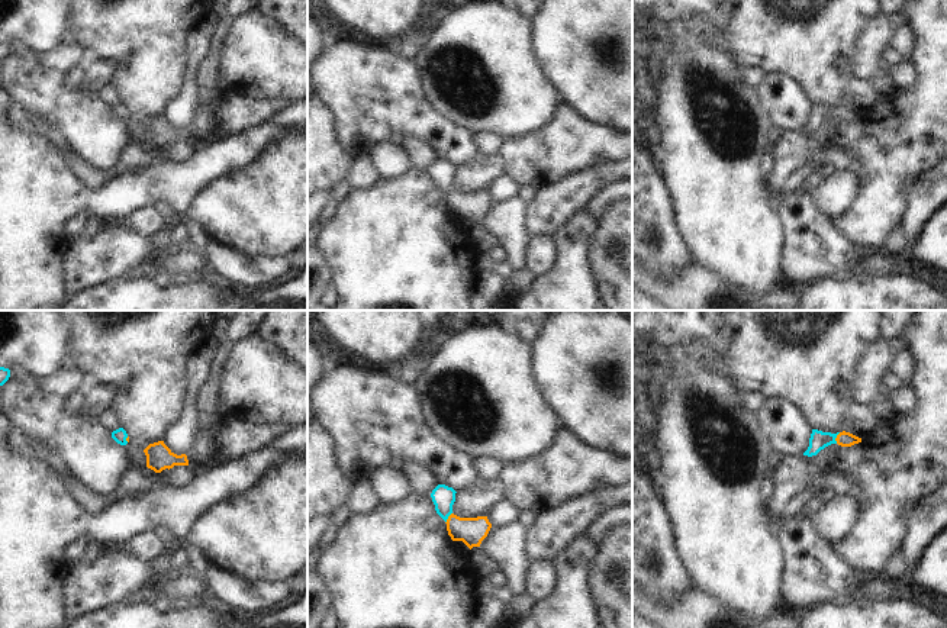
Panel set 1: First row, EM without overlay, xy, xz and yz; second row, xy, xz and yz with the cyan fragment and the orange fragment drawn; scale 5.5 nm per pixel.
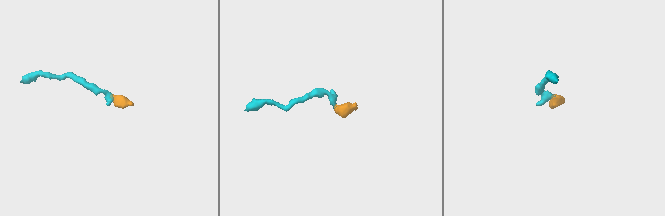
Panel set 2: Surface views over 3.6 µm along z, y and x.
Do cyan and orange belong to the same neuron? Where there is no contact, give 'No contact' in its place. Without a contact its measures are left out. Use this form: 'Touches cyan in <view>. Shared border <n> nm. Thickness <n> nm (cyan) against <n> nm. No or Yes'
Touches cyan in yz. Shared border 70 nm. Thickness 100 nm (cyan) against 80 nm. Yes

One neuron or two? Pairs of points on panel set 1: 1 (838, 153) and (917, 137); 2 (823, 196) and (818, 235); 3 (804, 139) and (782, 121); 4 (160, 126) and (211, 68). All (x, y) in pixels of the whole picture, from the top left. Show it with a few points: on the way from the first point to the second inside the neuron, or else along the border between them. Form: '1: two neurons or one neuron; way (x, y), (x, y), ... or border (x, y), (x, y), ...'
1: two neurons; border (825, 150), (830, 147), (844, 147), (853, 158)
2: two neurons; border (812, 190), (815, 206), (825, 219)
3: two neurons; border (802, 129), (778, 135)
4: one neuron; way (183, 134), (187, 134), (202, 119), (203, 92)

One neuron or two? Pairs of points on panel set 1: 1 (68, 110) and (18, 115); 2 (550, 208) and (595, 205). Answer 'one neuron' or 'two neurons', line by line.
1: two neurons
2: two neurons

